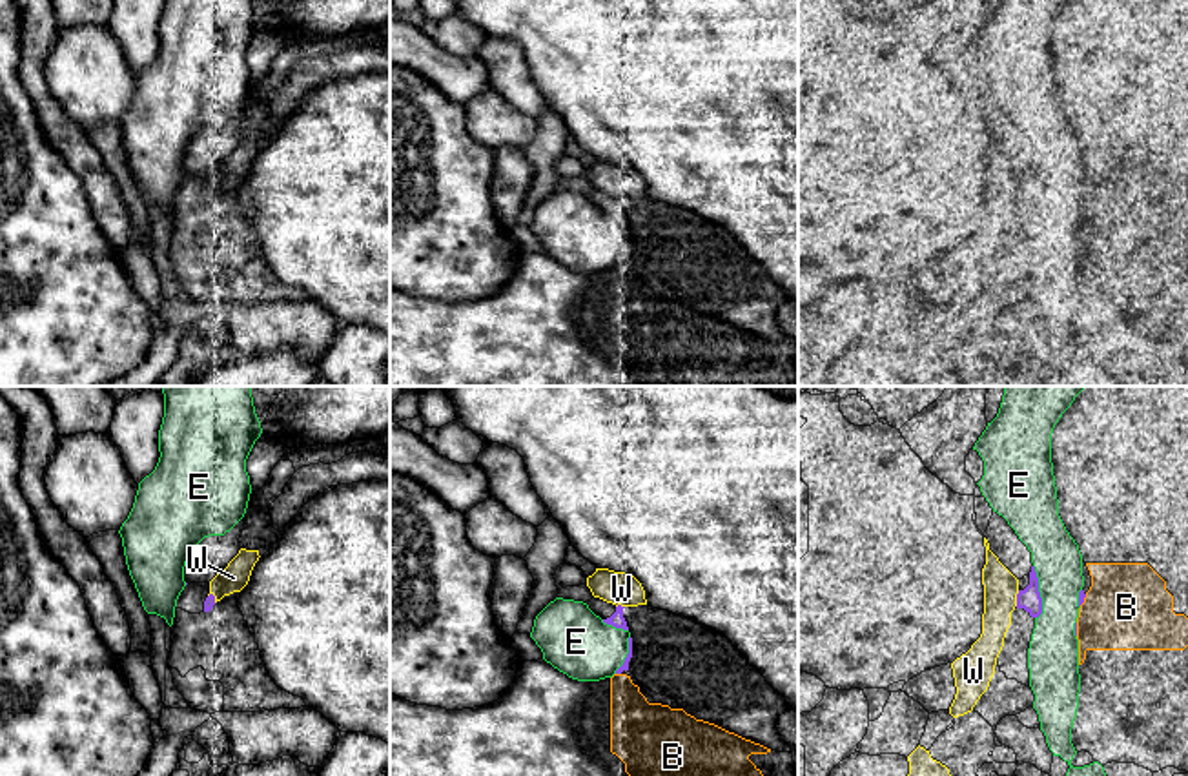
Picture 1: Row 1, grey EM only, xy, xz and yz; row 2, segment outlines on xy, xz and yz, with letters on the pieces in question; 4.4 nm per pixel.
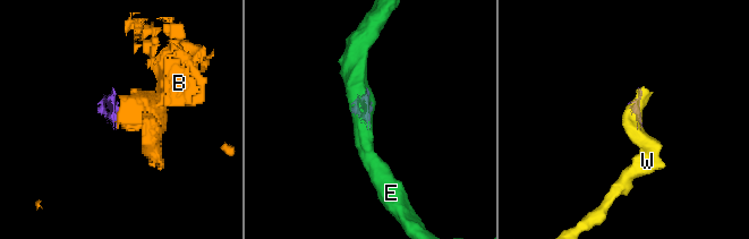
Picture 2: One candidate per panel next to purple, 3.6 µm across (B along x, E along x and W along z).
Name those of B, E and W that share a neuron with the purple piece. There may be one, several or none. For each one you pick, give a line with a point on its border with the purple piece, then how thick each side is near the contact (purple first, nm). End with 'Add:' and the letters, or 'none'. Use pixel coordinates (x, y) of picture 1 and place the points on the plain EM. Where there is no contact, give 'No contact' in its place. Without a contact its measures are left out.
E: Touches purple at yz (1039, 184). Thickness 100 nm (purple) against 220 nm
Add: E

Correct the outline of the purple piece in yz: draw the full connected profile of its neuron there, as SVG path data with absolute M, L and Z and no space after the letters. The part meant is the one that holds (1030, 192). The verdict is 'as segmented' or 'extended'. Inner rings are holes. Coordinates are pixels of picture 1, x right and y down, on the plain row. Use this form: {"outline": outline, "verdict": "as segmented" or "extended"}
{"outline": "M999 0L975 35L984 53L982 87L1031 144L1029 177L1017 186L1035 220L1028 240L1029 279L1040 322L1068 357L1066 386L1119 386L1104 359L1073 359L1071 321L1079 301L1077 209L1084 195L1082 146L1059 107L1051 26L1068 0Z", "verdict": "extended"}

